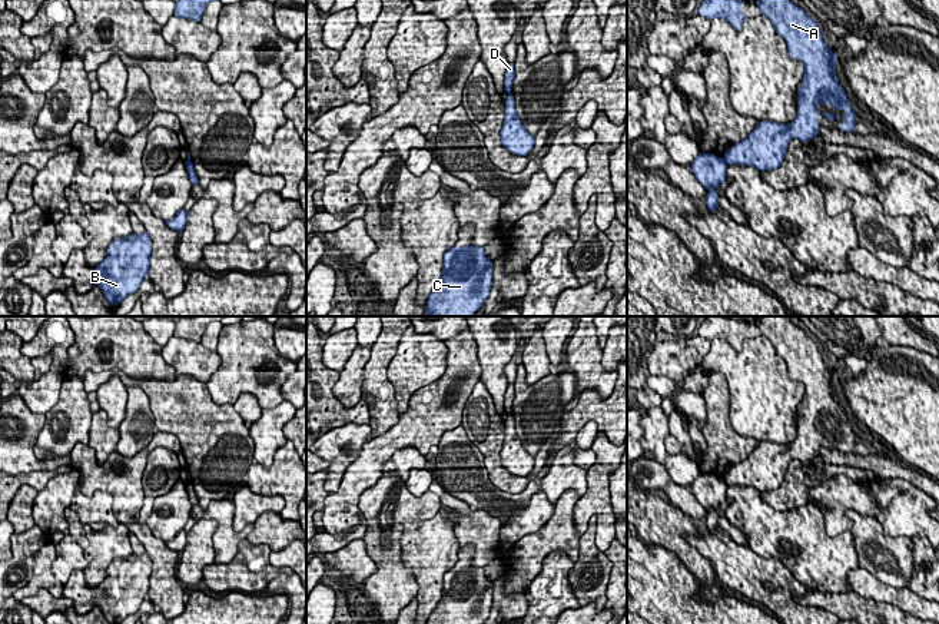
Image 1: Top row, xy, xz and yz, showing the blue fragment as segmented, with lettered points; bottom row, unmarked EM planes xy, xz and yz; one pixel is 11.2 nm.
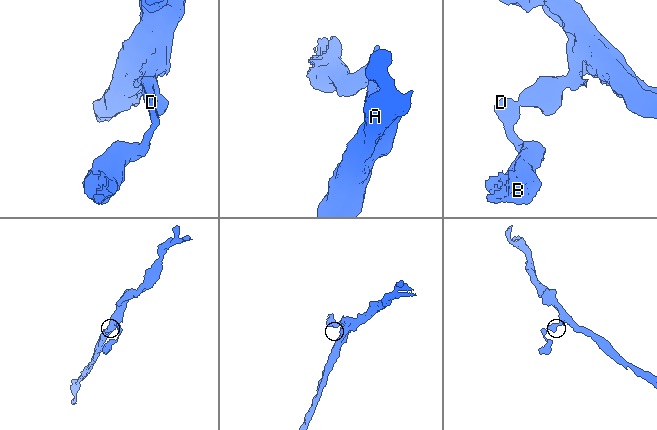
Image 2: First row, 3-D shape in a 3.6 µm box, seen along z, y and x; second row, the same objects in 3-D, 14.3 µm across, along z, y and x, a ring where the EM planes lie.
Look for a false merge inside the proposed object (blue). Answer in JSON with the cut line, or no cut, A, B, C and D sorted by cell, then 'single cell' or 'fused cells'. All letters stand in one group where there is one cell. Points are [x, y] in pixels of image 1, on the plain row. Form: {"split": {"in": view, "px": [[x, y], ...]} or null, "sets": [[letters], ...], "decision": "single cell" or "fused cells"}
{"split": {"in": "yz", "px": [[723, 480], [727, 484]]}, "sets": [["A", "C"], ["B", "D"]], "decision": "fused cells"}

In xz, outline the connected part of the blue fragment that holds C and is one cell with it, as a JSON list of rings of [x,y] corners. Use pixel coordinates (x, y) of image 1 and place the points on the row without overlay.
[[[452,567],[427,624],[484,624],[492,608],[492,582],[482,567]]]

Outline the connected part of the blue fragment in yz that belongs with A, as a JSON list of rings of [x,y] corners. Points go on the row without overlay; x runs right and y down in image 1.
[[[762,316],[756,325],[786,361],[789,376],[804,385],[794,441],[789,445],[762,441],[744,461],[724,474],[727,485],[753,487],[764,492],[780,488],[792,459],[806,462],[819,455],[819,424],[843,432],[842,452],[856,452],[856,434],[839,405],[837,379],[823,361],[816,341],[786,316]]]

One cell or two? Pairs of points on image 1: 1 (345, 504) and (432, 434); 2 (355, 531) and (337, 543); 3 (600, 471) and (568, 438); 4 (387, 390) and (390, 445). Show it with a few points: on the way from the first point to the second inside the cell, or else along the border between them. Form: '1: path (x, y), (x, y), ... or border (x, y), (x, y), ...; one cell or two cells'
1: path (357, 478), (397, 437), (407, 434); one cell
2: path (351, 534), (341, 541); one cell
3: border (591, 448), (596, 461), (587, 470); two cells
4: border (400, 417), (384, 432), (368, 441); two cells

